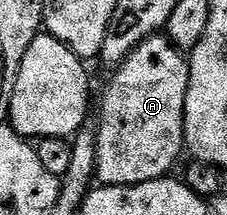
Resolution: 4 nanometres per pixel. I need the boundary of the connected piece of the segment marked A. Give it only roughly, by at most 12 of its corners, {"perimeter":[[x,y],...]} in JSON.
{"perimeter":[[160,33],[110,75],[98,182],[164,178],[185,151],[188,56]]}

